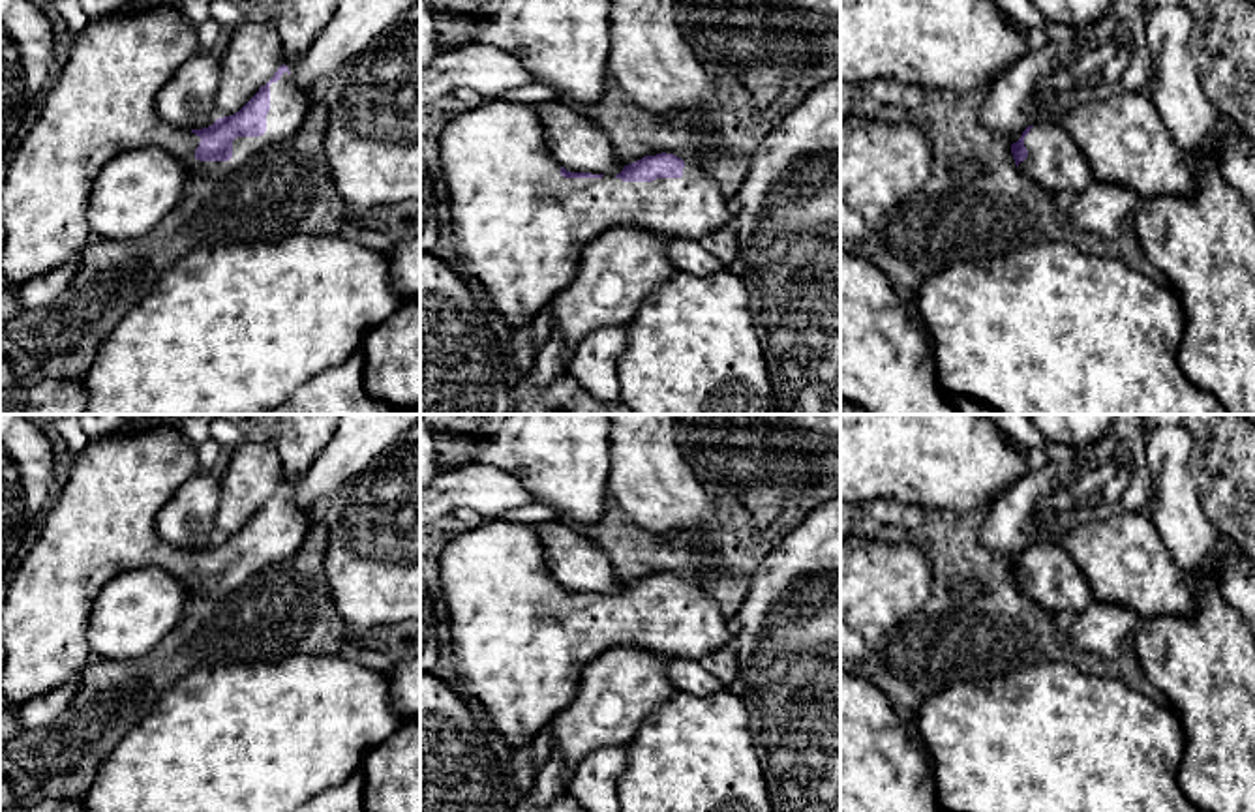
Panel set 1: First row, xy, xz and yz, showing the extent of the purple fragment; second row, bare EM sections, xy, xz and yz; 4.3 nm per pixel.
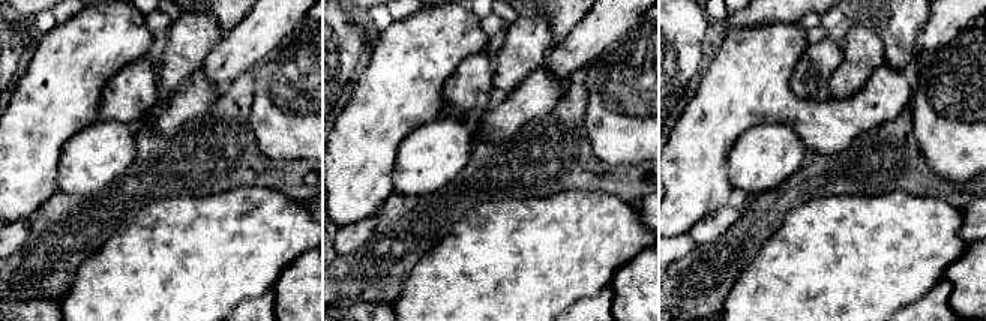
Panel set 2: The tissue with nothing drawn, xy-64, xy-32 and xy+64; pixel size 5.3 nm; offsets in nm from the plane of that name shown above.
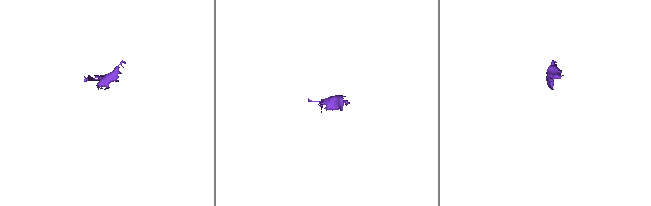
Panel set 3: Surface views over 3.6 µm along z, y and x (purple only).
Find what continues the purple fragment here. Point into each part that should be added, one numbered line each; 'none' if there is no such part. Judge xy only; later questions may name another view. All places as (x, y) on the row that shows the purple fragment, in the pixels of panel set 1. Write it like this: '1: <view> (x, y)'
1: xy (104, 102)

